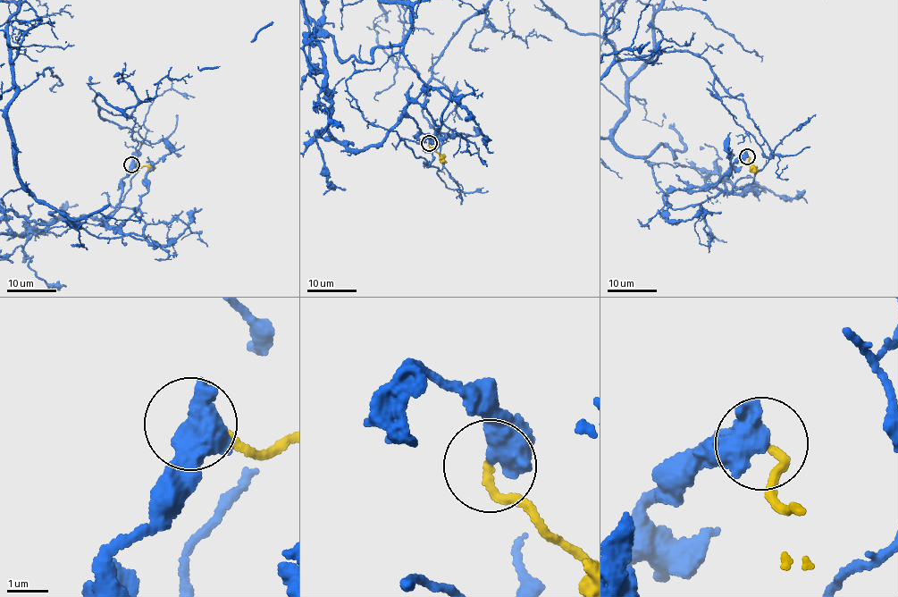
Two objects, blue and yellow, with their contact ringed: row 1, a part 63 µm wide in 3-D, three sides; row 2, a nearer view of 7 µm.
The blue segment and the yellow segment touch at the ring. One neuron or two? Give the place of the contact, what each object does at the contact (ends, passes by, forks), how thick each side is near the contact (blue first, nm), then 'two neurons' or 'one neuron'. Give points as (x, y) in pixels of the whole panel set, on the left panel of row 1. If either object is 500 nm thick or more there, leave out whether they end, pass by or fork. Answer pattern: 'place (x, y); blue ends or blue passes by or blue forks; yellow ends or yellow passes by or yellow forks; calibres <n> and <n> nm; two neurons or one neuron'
place (131, 164); calibres 550 and 190 nm; two neurons

